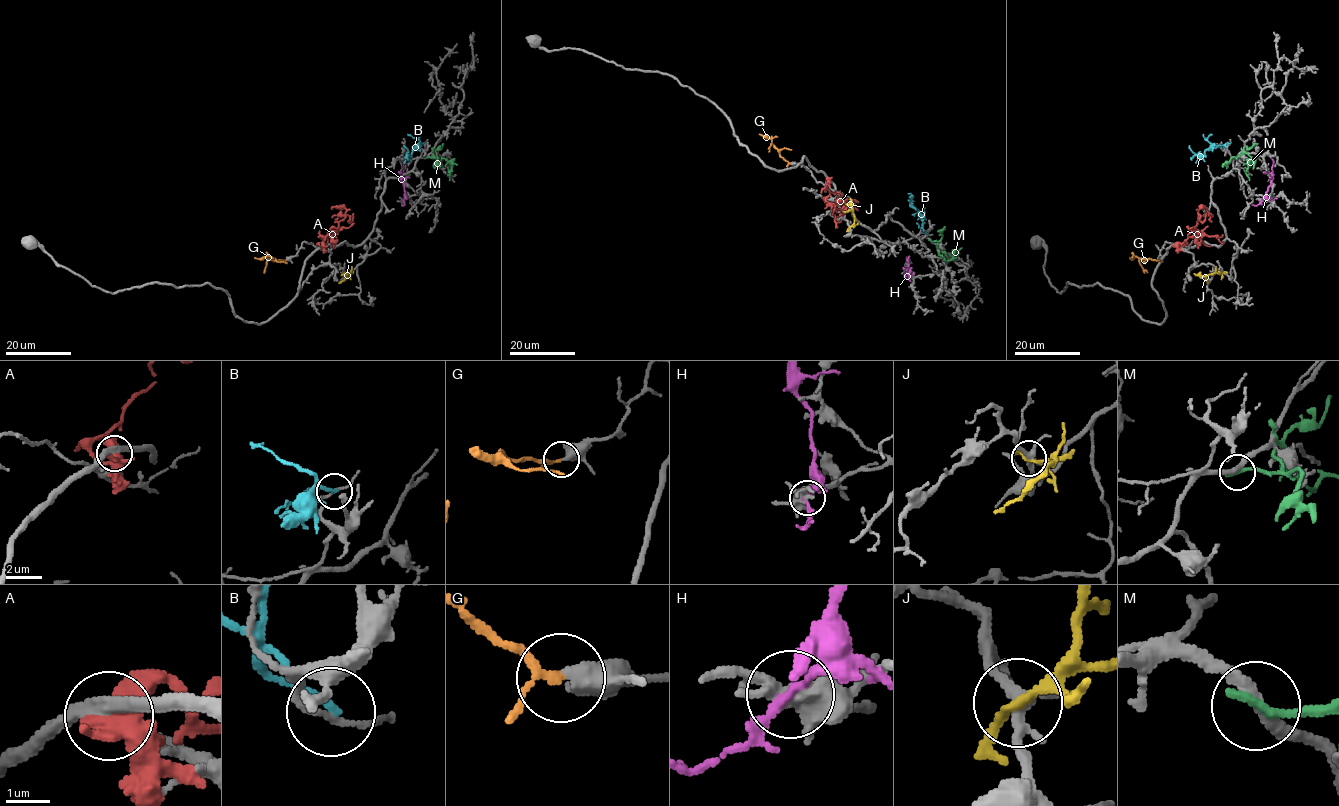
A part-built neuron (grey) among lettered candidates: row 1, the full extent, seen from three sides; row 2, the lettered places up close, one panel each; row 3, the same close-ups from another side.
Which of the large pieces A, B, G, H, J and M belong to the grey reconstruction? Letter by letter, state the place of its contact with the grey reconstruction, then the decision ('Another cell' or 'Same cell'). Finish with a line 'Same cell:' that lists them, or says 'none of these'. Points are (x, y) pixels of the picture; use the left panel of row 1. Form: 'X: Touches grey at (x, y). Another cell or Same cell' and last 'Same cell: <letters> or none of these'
A: Touches grey at (323, 245). Another cell
B: Touches grey at (423, 143). Another cell
G: Touches grey at (286, 260). Same cell
H: Touches grey at (403, 200). Another cell
J: Touches grey at (345, 273). Another cell
M: Touches grey at (426, 157). Another cell
Same cell: G

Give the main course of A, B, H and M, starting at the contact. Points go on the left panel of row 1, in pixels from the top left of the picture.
A: (324, 245), (324, 239), (340, 228), (338, 223), (345, 217), (344, 208), (331, 209)
B: (423, 143), (418, 143), (410, 155), (403, 146)
H: (403, 200), (401, 181), (405, 159)
M: (426, 157), (433, 156), (433, 152), (439, 160), (446, 158), (452, 165), (449, 180)

